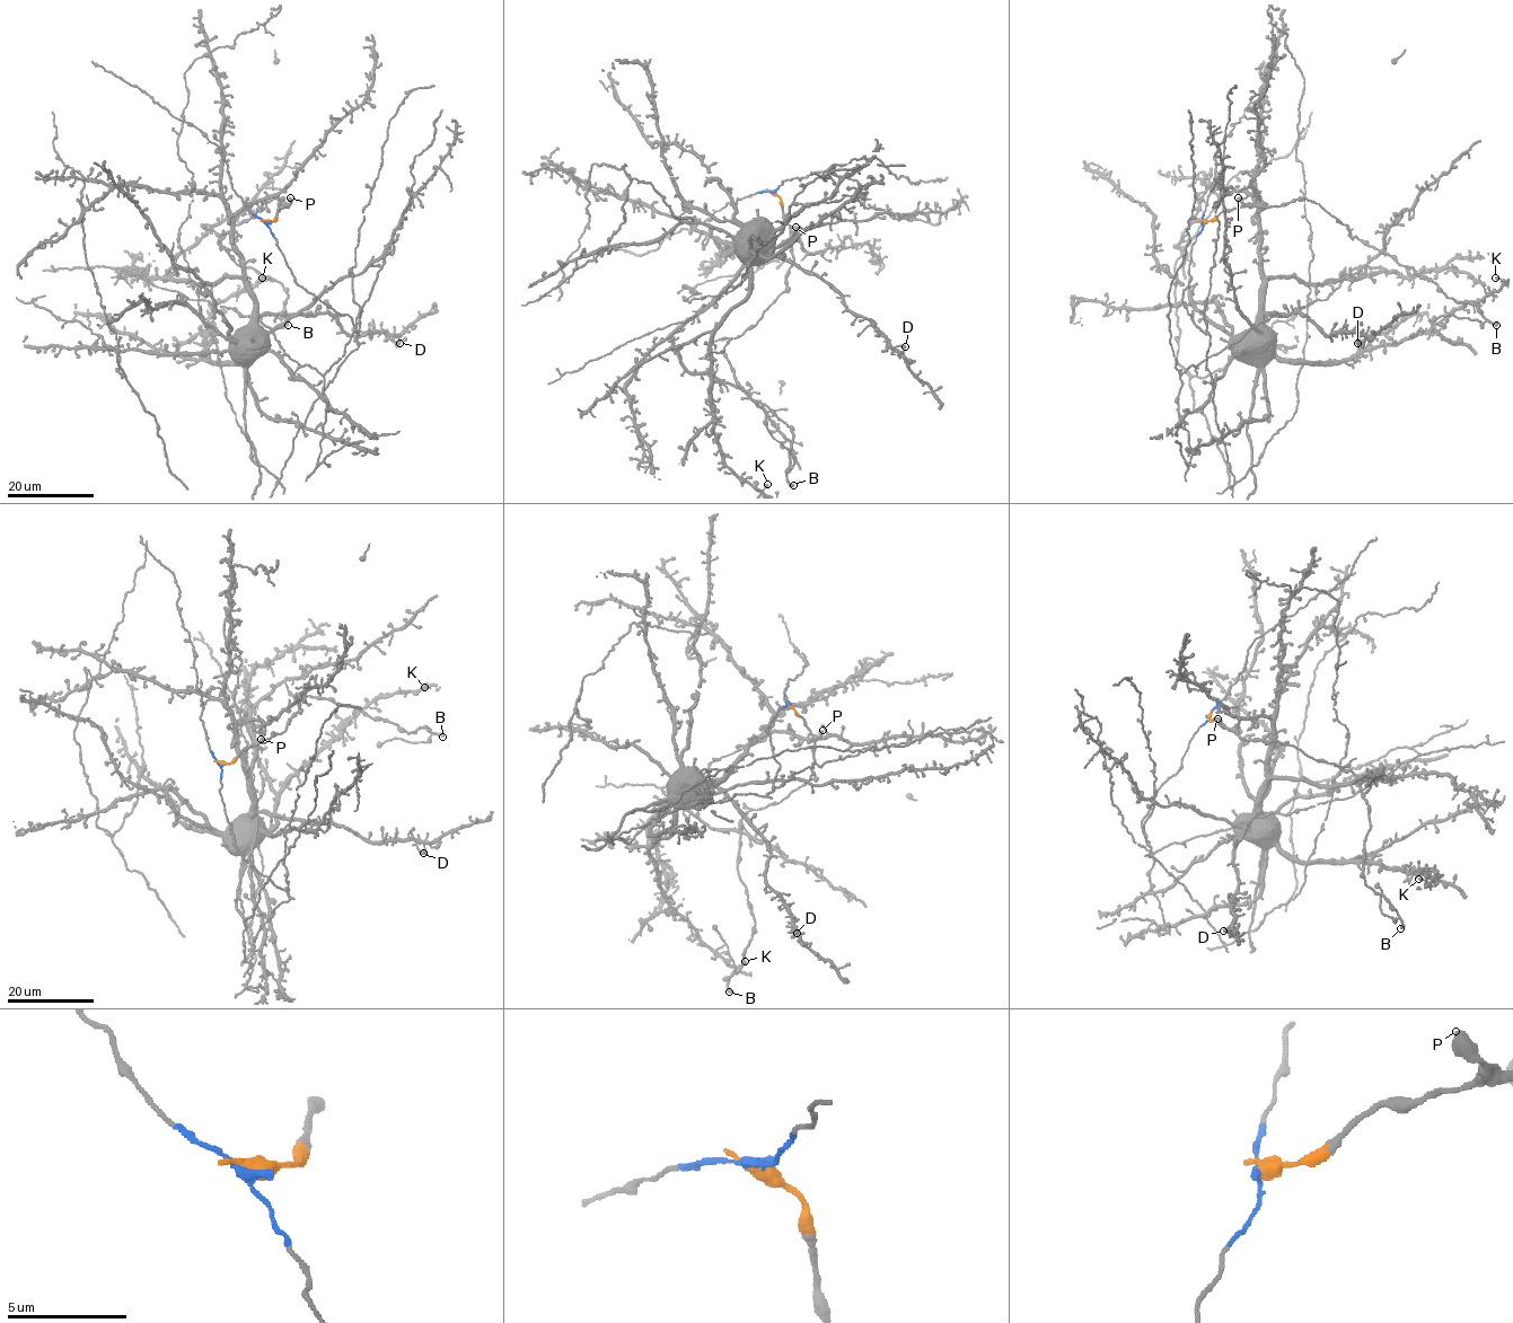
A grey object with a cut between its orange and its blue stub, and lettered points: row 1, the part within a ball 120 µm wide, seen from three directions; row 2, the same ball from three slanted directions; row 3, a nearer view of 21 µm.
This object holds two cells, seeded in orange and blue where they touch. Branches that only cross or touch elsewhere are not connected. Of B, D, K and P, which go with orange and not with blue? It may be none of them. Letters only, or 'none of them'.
B, P

